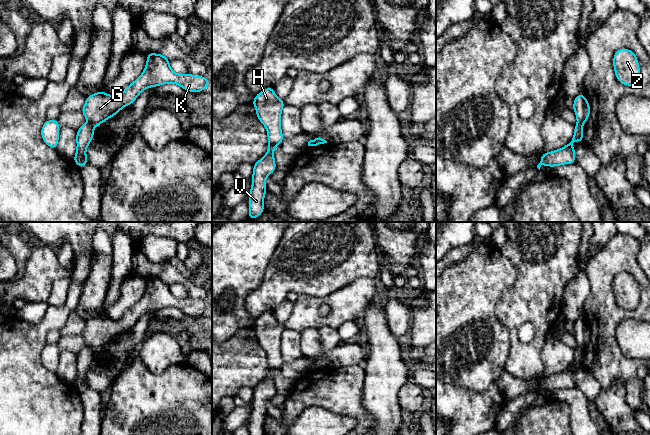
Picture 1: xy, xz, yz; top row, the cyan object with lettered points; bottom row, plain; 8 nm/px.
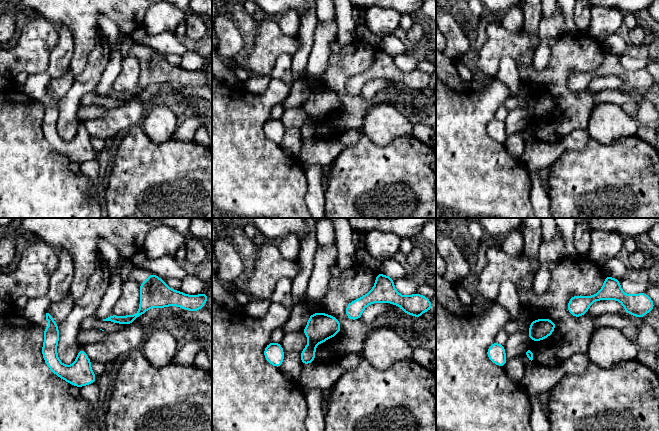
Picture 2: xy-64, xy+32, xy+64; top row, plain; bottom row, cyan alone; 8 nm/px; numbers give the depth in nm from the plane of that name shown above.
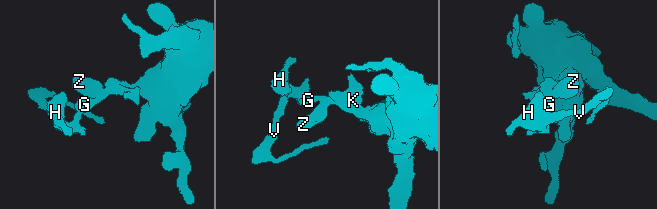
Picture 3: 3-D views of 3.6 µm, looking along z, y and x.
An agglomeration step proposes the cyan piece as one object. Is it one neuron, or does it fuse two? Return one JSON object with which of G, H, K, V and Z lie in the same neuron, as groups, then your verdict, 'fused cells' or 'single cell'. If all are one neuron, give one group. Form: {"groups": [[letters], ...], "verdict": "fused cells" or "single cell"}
{"groups": [["G", "K", "Z"], ["H", "V"]], "verdict": "fused cells"}

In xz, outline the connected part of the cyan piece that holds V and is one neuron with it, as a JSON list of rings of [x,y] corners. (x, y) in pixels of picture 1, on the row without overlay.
[[[273,311],[258,317],[252,328],[259,345],[267,353],[269,370],[264,381],[254,387],[248,429],[249,435],[264,435],[266,402],[276,394],[274,374],[284,363],[281,354],[281,337],[285,328],[284,324],[276,320]]]

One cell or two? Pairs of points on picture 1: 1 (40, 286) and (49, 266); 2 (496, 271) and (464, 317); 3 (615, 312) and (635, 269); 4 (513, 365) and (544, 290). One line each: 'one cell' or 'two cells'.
1: one cell
2: one cell
3: one cell
4: one cell

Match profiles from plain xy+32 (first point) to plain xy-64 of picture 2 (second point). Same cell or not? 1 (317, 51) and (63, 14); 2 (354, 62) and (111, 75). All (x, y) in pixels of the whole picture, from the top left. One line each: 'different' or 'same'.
1: different
2: different

